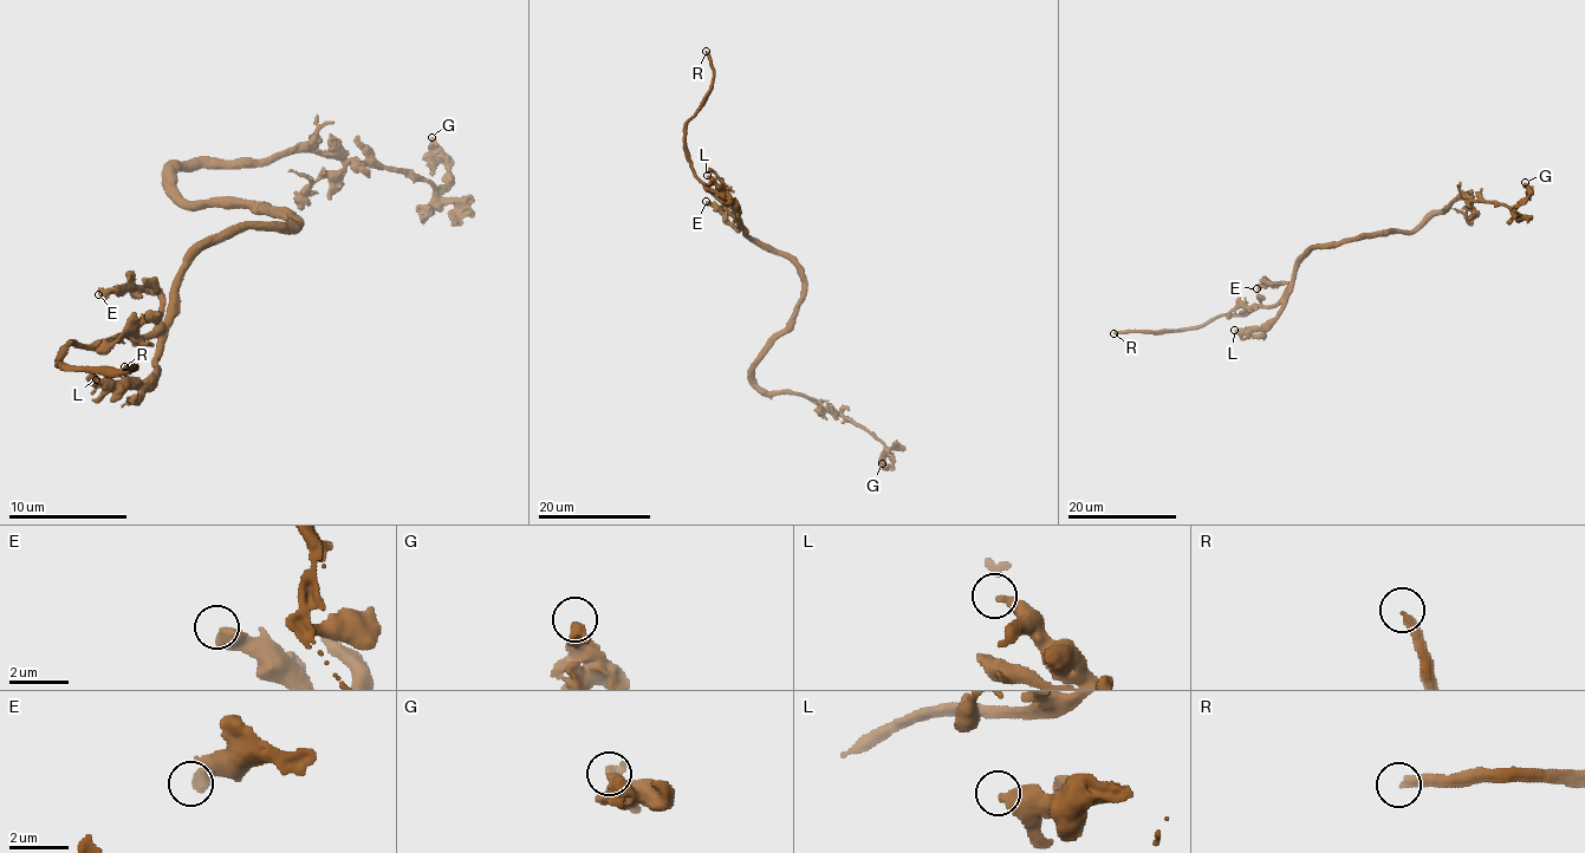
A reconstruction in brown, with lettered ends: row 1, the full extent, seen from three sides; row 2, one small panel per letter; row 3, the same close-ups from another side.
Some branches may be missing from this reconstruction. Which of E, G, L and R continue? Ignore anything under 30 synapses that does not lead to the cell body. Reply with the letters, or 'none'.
R

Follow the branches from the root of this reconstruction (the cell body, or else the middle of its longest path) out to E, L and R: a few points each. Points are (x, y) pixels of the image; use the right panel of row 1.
E: (1340, 241), (1317, 246), (1307, 254), (1297, 267), (1290, 287), (1286, 284), (1257, 288)
L: (1340, 241), (1317, 246), (1303, 259), (1290, 281), (1283, 310), (1266, 325), (1234, 330)
R: (1340, 241), (1317, 246), (1307, 254), (1273, 305), (1220, 314), (1176, 331), (1113, 333)

